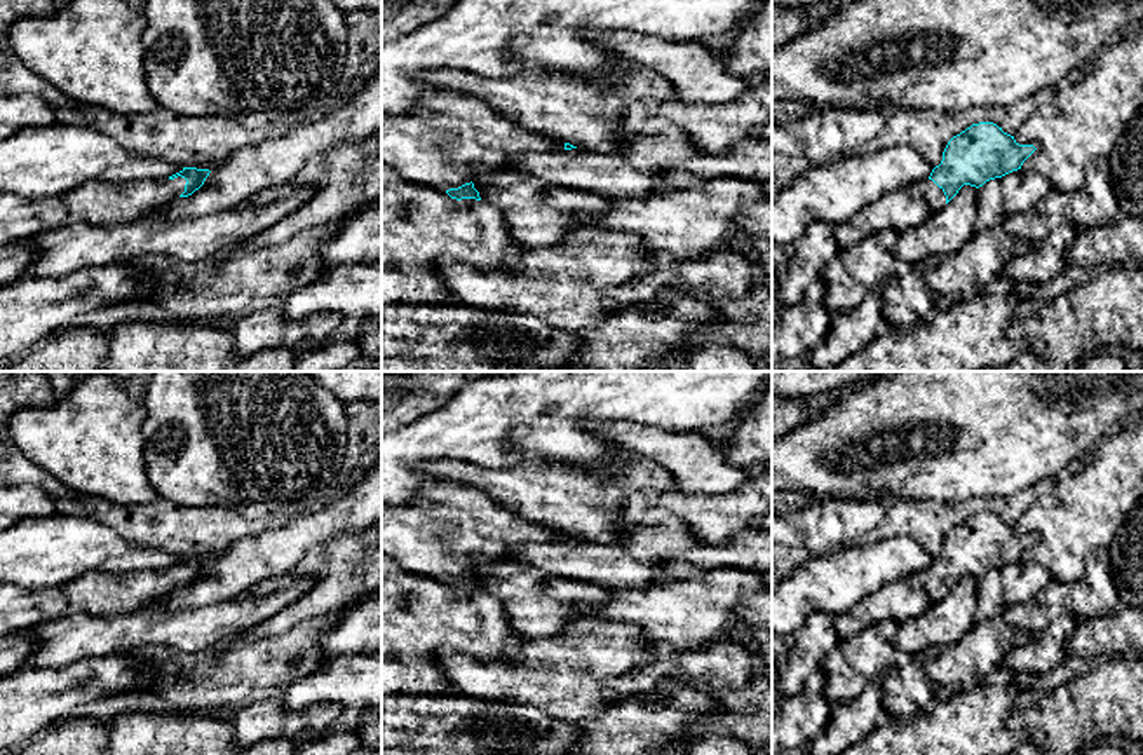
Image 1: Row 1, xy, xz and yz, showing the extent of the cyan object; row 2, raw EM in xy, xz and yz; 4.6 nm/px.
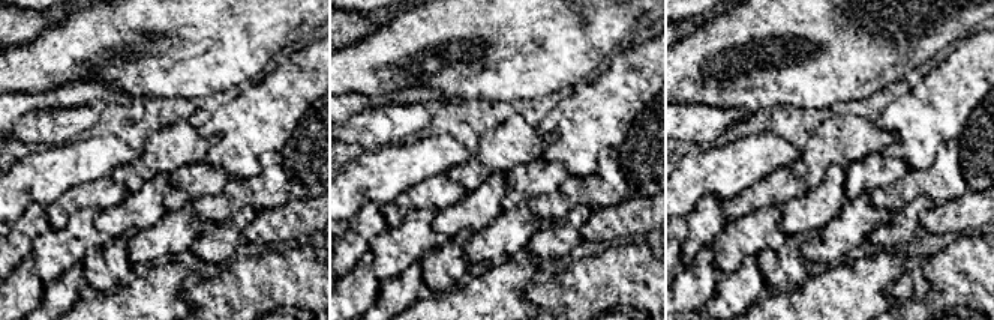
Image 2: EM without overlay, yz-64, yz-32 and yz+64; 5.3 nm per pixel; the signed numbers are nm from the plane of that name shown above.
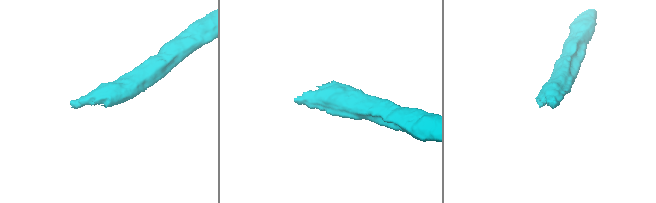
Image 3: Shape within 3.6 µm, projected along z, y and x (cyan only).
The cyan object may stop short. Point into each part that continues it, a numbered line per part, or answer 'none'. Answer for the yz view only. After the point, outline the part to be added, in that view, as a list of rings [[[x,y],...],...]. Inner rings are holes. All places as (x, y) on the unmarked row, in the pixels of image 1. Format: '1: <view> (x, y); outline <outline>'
1: yz (934, 588); outline [[[922,570],[910,577],[911,584],[918,589],[923,589],[925,595],[934,602],[939,602],[946,596],[946,586],[932,570]]]

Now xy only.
1: xy (21, 609); outline [[[186,570],[85,572],[66,584],[24,589],[0,584],[0,638],[78,612],[117,614],[155,605],[185,582]]]

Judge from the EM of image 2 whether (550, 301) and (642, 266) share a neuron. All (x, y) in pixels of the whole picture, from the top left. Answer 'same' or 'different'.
same

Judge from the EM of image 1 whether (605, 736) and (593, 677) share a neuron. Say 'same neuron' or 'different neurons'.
different neurons

